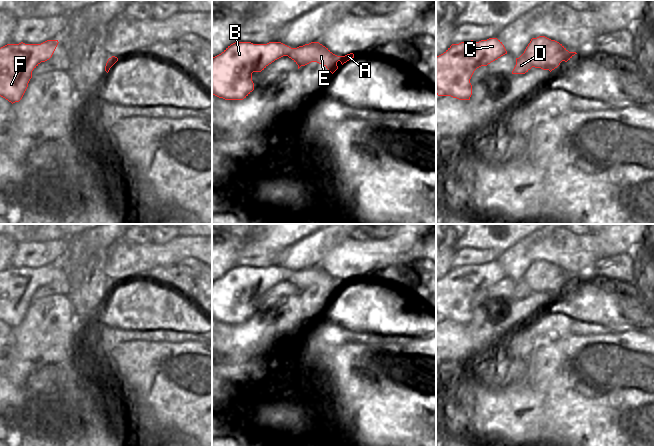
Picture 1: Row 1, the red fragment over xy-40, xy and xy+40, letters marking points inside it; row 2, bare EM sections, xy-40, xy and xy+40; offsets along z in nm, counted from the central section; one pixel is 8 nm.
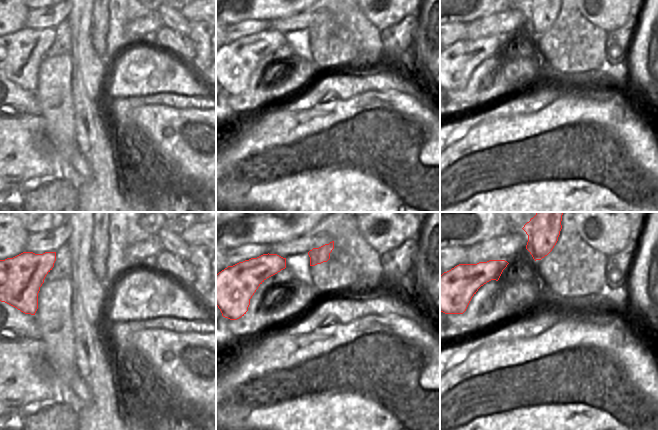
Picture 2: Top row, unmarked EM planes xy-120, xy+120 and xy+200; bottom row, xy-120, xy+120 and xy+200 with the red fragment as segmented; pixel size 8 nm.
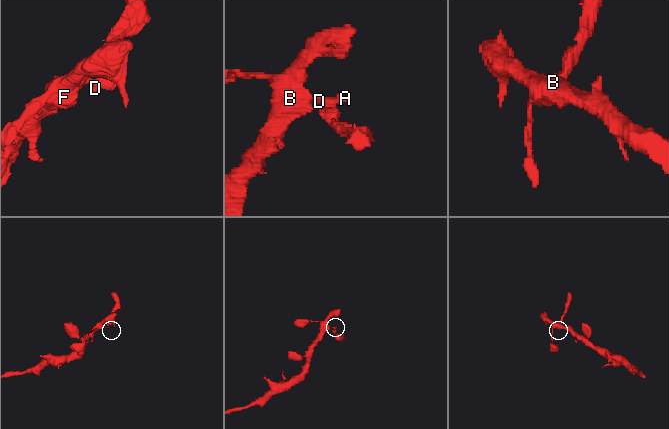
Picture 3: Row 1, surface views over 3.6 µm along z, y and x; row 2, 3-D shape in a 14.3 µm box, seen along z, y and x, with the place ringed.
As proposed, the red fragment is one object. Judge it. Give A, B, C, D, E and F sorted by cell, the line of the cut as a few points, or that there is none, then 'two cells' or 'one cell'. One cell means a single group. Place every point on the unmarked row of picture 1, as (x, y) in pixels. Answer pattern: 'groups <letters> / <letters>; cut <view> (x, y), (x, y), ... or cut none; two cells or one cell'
groups A D E / B C F; cut xy (292, 272), (288, 280); two cells

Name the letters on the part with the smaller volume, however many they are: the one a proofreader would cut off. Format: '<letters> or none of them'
A, D, E

